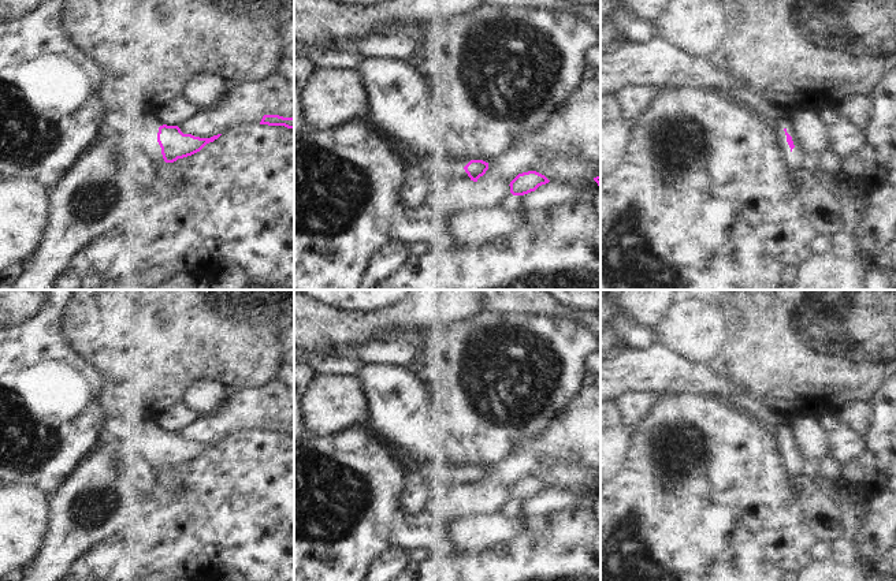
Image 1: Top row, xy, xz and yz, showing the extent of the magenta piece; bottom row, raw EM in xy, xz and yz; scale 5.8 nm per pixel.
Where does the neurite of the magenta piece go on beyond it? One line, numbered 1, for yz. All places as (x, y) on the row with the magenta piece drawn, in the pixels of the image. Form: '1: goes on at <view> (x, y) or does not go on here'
1: does not go on here

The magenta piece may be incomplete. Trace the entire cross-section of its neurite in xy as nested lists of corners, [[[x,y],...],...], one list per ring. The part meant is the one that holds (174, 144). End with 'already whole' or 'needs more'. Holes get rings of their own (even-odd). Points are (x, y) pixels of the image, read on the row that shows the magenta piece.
[[[163,124],[159,127],[157,142],[166,163],[174,163],[200,152],[207,144],[213,142],[222,134],[211,138],[200,138],[192,134],[183,134],[178,126]]]; already whole

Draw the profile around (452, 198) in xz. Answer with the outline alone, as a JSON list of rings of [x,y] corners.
[[[601,75],[584,81],[559,107],[546,127],[532,131],[508,154],[488,163],[488,170],[476,182],[468,176],[464,168],[457,168],[449,185],[438,183],[428,189],[423,213],[453,216],[462,212],[472,201],[482,206],[503,206],[505,201],[513,195],[509,185],[518,174],[539,172],[542,164],[555,156],[601,164]]]

